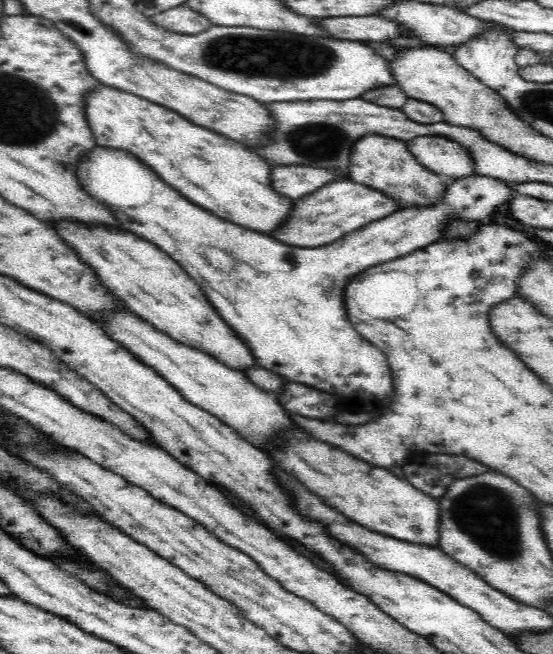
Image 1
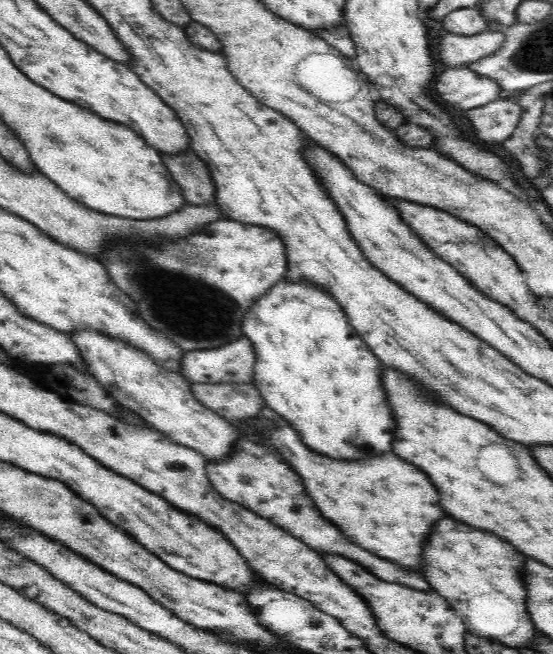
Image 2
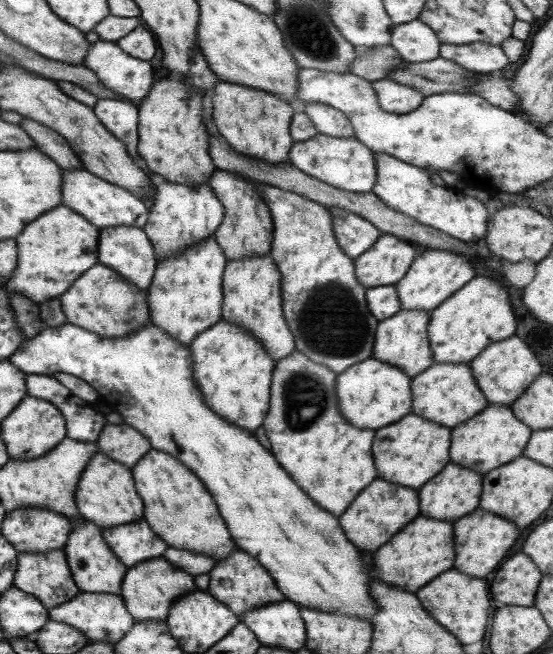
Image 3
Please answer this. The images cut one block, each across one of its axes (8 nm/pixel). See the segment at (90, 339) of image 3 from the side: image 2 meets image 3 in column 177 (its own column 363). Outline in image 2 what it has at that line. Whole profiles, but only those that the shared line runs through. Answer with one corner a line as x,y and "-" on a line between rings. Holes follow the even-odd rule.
286,282
276,284
244,320
244,334
254,343
256,353
252,385
258,389
263,404
296,431
306,449
332,460
370,460
390,452
394,420
380,386
382,364
366,348
358,334
350,330
347,318
340,314
338,308
328,294
314,286
290,286

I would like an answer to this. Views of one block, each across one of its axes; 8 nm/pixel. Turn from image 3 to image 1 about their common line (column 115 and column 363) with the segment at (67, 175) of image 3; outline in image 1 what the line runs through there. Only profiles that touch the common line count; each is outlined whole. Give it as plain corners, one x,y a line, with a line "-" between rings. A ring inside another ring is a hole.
350,179
332,180
322,188
307,194
306,198
296,200
290,214
282,222
282,226
276,226
276,230
270,230
270,236
288,246
316,248
316,246
330,244
369,222
382,220
397,210
399,210
397,204
377,190
352,182

